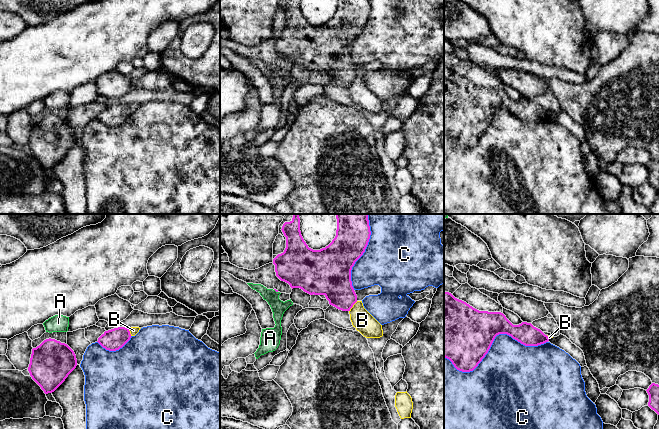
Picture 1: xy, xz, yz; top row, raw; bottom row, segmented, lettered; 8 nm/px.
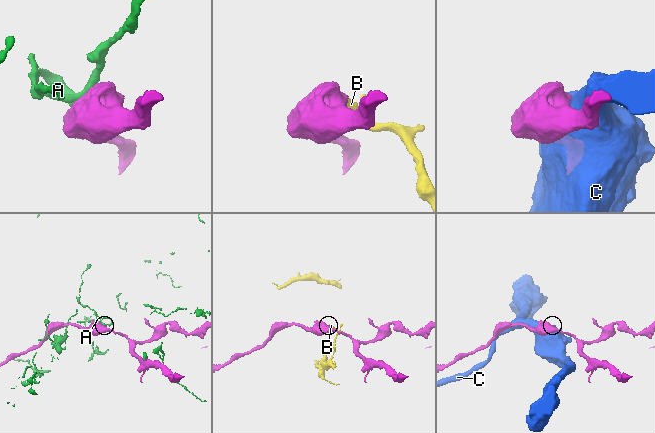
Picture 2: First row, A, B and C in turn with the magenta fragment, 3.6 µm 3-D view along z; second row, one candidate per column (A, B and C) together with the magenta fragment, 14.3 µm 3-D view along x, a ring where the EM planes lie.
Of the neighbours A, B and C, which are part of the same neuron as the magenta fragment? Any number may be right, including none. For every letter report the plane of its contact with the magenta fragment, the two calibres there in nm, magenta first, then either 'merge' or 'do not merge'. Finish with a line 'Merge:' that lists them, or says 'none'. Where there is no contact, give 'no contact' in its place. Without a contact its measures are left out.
A: xz | 20/120 nm | do not merge
B: xz | 280/170 nm | do not merge
C: yz | 460/440 nm | do not merge
Merge: none

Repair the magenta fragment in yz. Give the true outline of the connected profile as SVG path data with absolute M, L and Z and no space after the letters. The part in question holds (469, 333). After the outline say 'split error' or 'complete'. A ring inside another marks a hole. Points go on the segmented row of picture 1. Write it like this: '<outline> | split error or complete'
M444 291L444 357L462 372L473 371L488 353L495 337L507 334L525 346L538 346L549 341L531 323L513 325L501 312L479 311Z | complete

